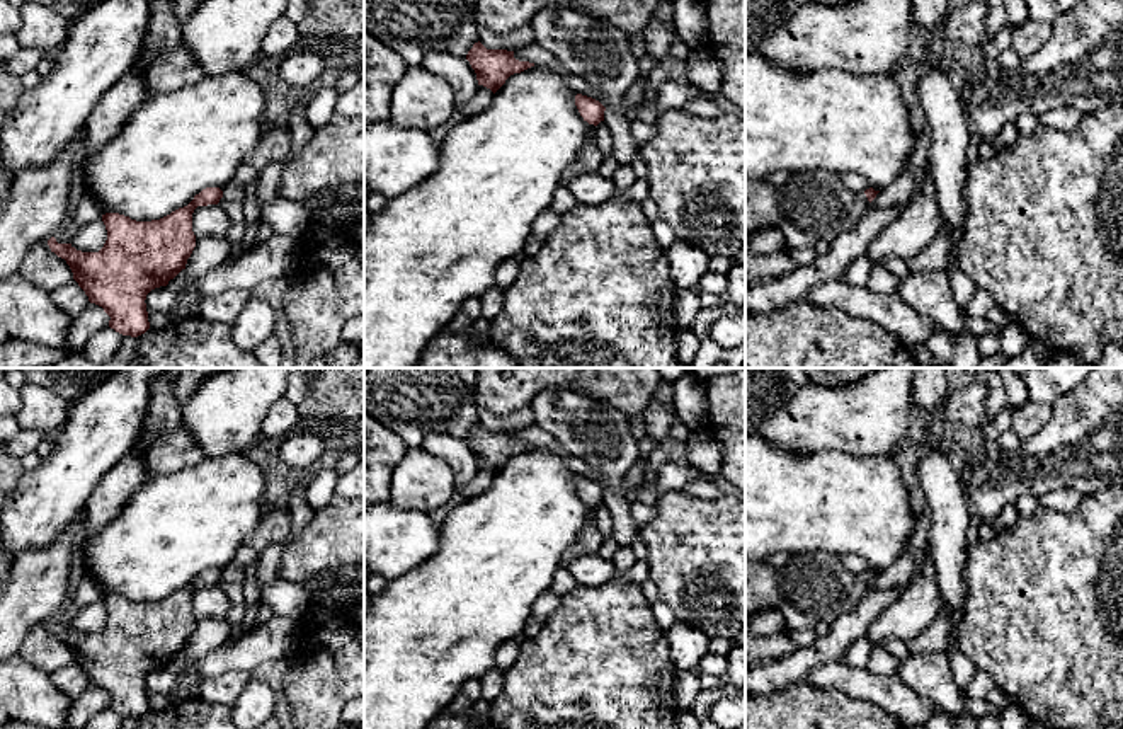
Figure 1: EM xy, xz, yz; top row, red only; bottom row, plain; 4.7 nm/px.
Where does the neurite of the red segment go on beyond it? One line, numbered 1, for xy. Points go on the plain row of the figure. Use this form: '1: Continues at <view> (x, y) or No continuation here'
1: No continuation here

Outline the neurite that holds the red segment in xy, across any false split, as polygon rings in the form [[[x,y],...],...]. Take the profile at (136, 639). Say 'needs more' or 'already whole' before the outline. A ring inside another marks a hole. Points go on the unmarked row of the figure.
already whole; [[[206,569],[187,588],[151,603],[105,594],[102,603],[107,622],[99,634],[77,632],[71,625],[58,625],[54,618],[48,627],[66,642],[88,683],[102,688],[111,698],[109,709],[138,719],[150,710],[146,676],[167,668],[185,651],[196,629],[194,591],[218,586],[221,579],[219,569]]]

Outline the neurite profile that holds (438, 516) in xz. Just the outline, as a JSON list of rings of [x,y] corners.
[[[456,491],[453,494],[453,497],[441,508],[434,509],[429,513],[430,519],[436,523],[436,525],[441,525],[446,516],[456,508],[459,506],[461,502],[465,501],[465,497]]]

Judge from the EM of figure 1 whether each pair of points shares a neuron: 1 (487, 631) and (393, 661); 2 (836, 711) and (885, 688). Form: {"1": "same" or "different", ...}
{"1": "same", "2": "different"}

